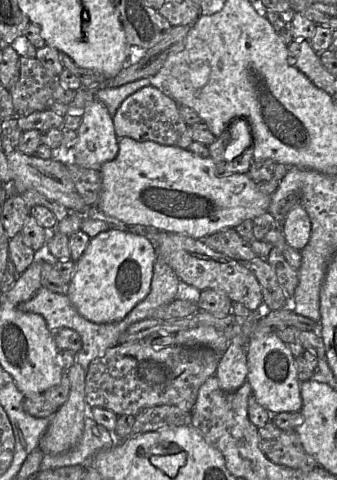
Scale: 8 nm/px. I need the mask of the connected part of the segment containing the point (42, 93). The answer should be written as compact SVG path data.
M21 55L20 73L16 84L9 89L18 116L49 110L55 102L53 93L59 81L36 58Z

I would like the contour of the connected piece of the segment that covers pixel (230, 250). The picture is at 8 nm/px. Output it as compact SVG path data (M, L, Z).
M234 228L217 231L202 240L213 250L238 261L249 261L257 257L251 244L244 240Z

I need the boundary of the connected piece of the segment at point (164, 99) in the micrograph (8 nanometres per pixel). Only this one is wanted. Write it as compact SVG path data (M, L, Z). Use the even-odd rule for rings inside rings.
M151 85L128 96L113 116L118 138L129 137L136 141L152 141L162 145L188 149L193 142L191 127L182 119L179 104L161 89Z

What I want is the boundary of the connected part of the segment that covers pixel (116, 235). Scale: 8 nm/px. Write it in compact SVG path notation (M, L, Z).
M111 228L90 239L85 252L75 263L66 295L78 313L91 322L103 324L120 321L150 293L155 260L155 247L146 236Z

